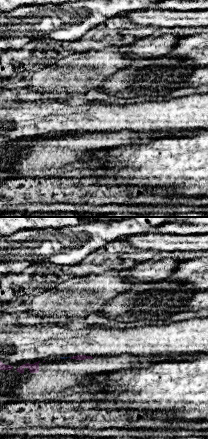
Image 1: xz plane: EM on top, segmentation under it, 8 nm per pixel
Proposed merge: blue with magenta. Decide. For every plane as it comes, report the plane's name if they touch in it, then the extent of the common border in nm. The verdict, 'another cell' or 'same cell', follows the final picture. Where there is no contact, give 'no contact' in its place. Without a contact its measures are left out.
no contact

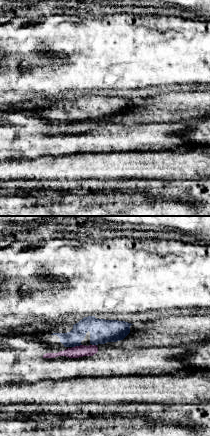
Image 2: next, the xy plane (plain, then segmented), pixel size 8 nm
xy | 80 nm

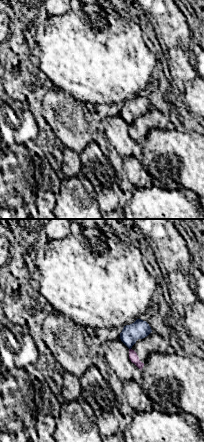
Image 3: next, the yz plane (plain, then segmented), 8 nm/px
no contact

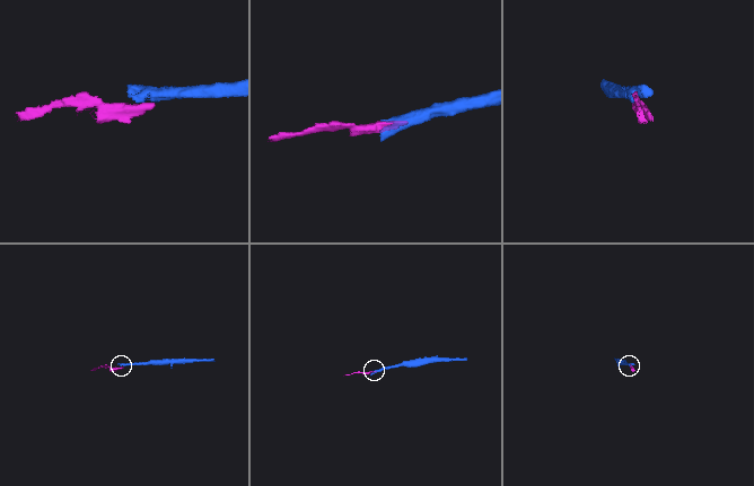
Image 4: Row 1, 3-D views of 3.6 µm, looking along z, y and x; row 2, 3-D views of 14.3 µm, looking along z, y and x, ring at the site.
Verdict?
another cell

